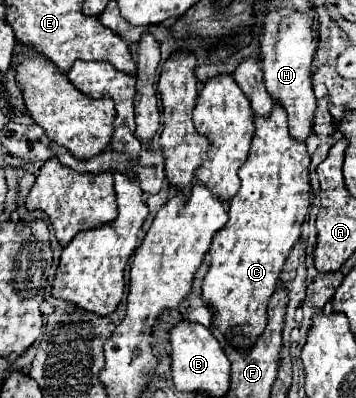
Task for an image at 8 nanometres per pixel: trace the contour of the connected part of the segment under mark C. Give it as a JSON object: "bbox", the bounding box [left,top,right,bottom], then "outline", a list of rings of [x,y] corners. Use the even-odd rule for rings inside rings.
{"bbox":[202,104,310,350],"outline":[[[274,104],[274,110],[268,118],[254,118],[256,134],[252,140],[252,148],[248,154],[248,160],[240,166],[238,176],[242,180],[242,186],[238,194],[228,202],[228,222],[226,226],[214,236],[210,246],[210,270],[202,282],[202,300],[206,306],[214,310],[212,326],[220,330],[224,338],[232,338],[232,344],[238,350],[248,350],[260,332],[266,328],[266,306],[270,296],[274,294],[282,266],[294,248],[294,244],[300,240],[302,224],[308,216],[310,206],[310,178],[308,178],[308,166],[310,156],[306,152],[306,144],[292,142],[292,136],[288,134],[288,118],[284,114],[284,108],[280,104]]]}

